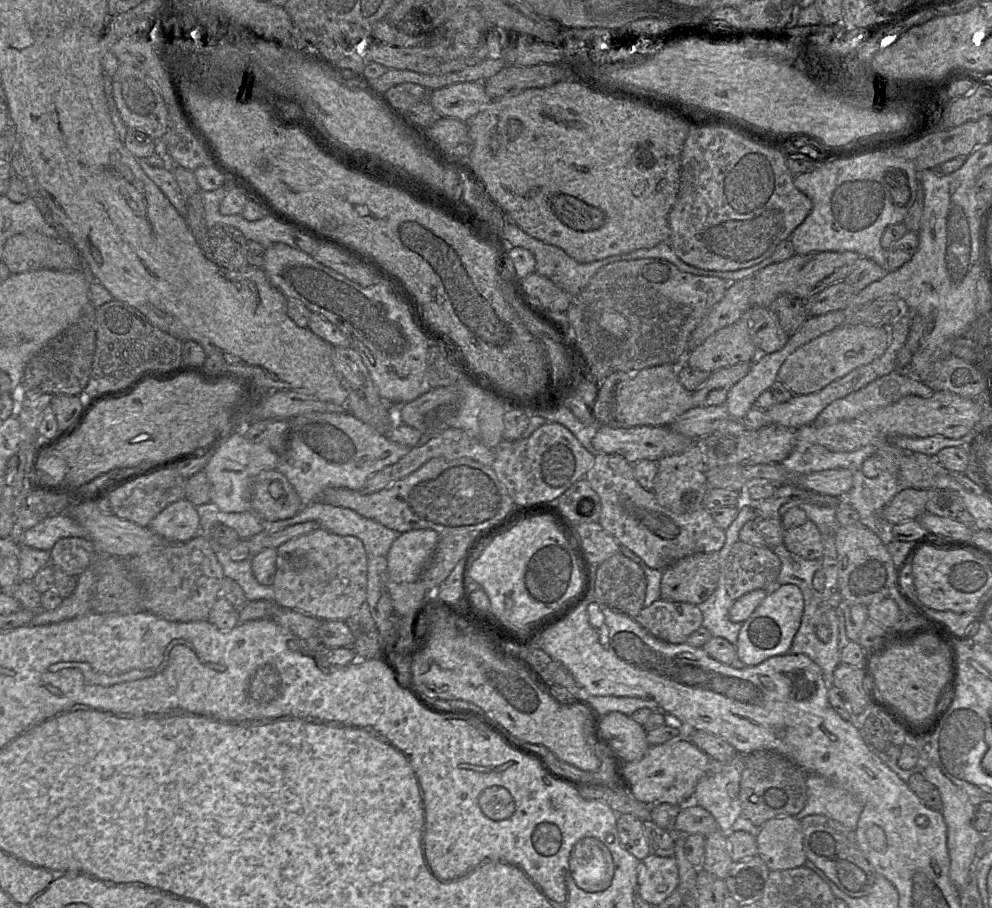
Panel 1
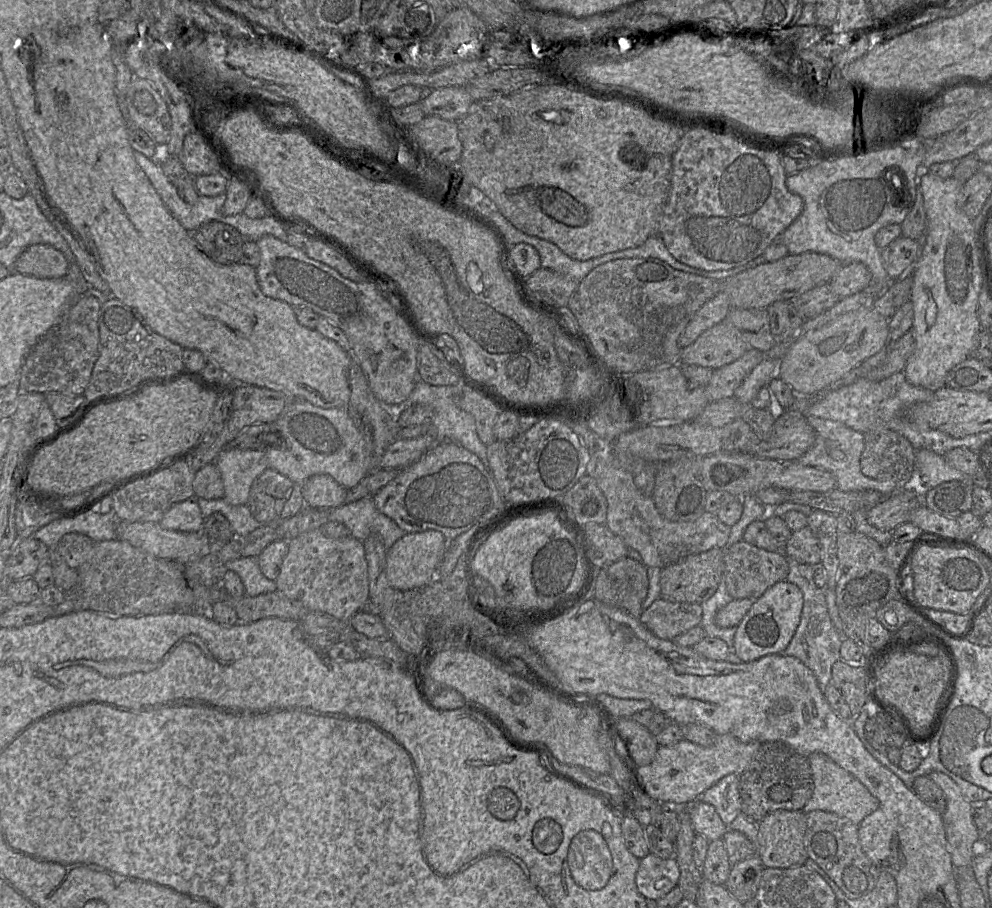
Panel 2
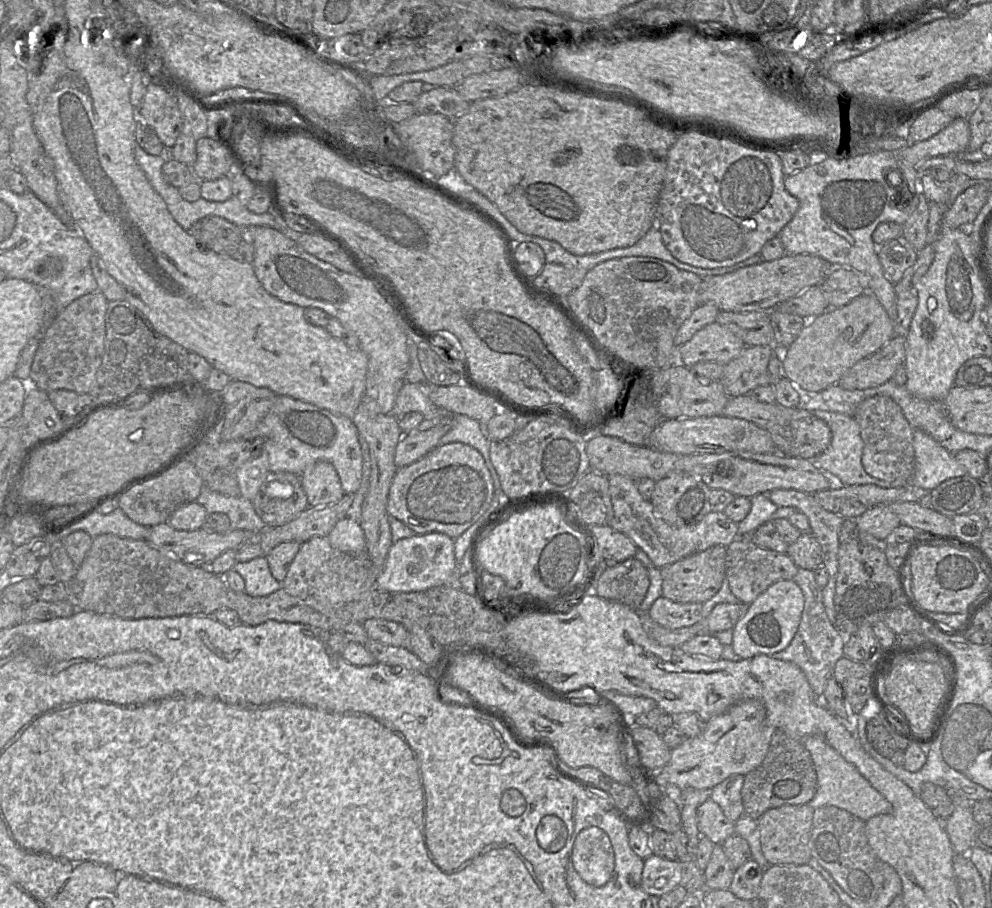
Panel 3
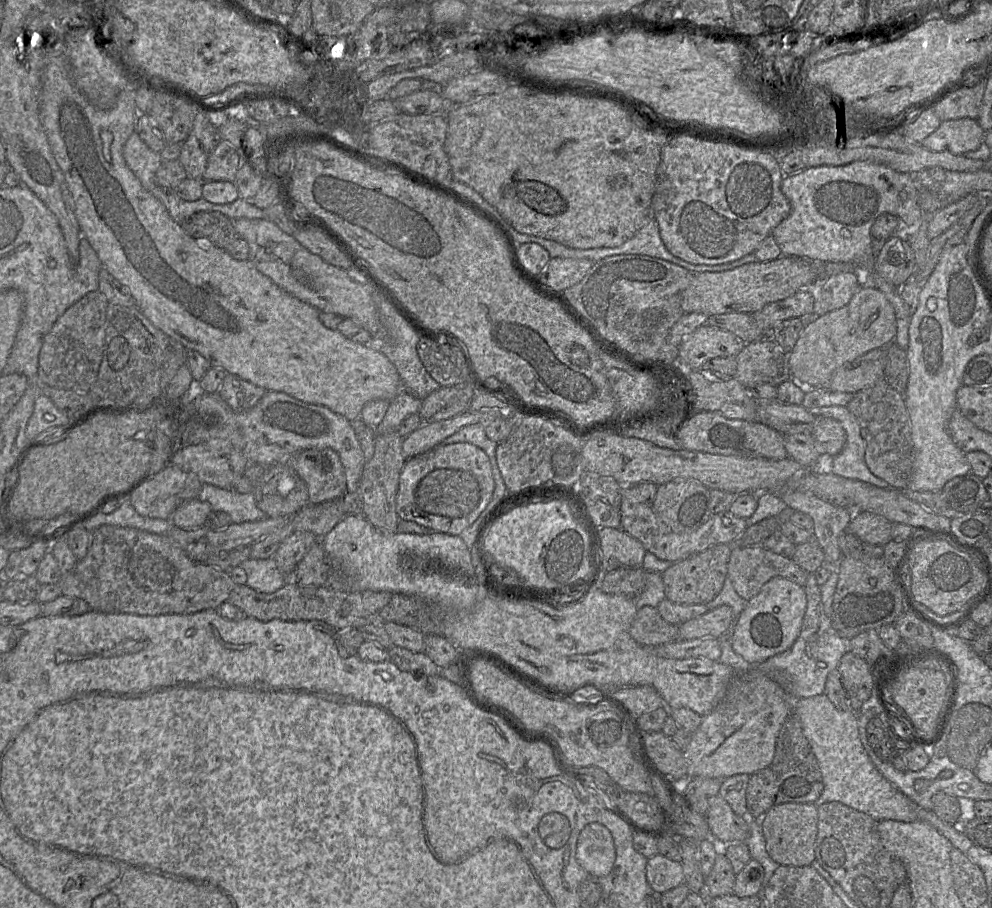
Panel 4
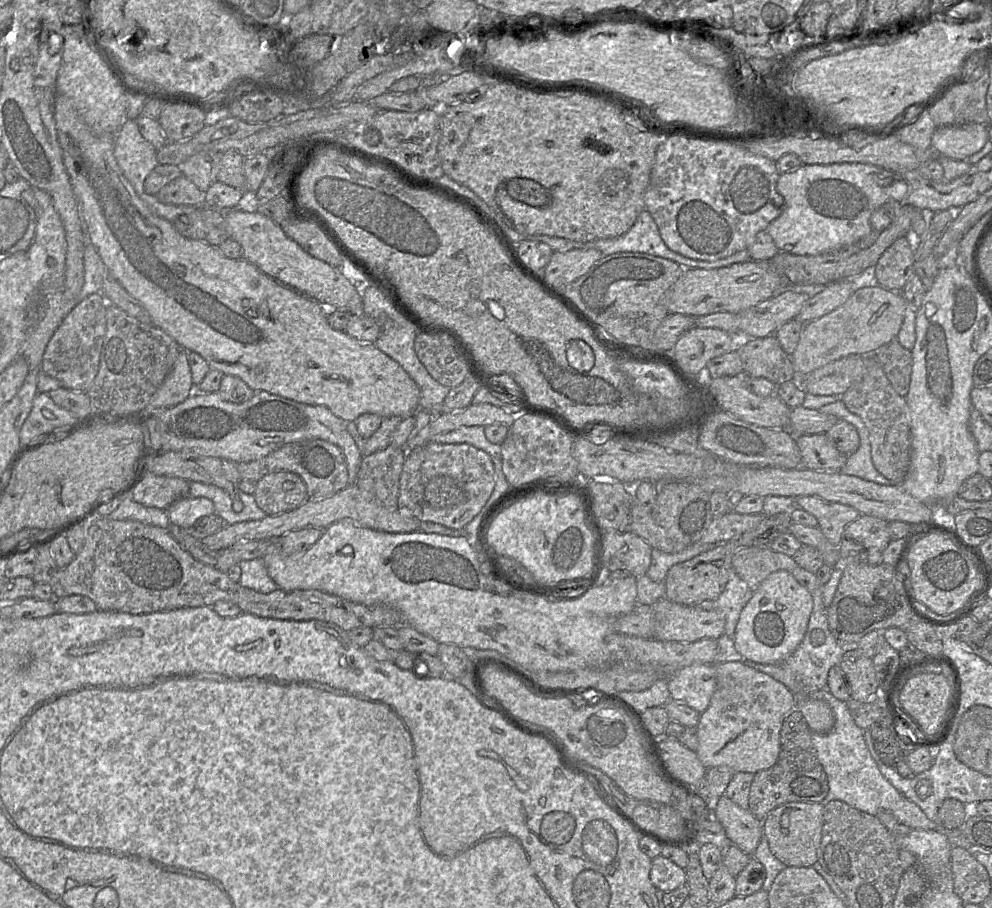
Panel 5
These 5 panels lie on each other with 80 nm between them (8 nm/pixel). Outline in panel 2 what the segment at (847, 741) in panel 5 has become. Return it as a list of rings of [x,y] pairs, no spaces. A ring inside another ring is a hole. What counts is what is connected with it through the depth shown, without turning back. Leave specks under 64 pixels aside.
[[[813,752],[808,755],[808,758],[814,789],[811,798],[802,809],[805,814],[814,810],[823,810],[848,818],[854,824],[859,825],[866,816],[878,809],[878,799],[857,778],[836,764],[827,755],[821,752]]]

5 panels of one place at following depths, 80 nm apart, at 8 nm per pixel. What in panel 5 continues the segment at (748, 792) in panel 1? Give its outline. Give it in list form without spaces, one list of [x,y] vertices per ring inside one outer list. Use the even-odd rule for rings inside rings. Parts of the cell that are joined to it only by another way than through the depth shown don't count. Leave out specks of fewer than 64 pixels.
[[[796,707],[782,723],[780,731],[780,752],[776,762],[768,769],[754,774],[749,792],[748,809],[753,816],[763,821],[773,809],[789,802],[821,803],[829,787],[826,773],[820,764],[811,743],[811,731]]]

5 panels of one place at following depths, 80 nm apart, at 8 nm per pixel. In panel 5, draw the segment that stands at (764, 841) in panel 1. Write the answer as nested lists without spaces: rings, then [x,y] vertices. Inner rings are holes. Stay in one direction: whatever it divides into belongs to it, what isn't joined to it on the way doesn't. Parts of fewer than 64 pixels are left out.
[[[789,802],[770,811],[762,821],[772,854],[790,867],[812,867],[818,860],[823,825],[821,803]]]

